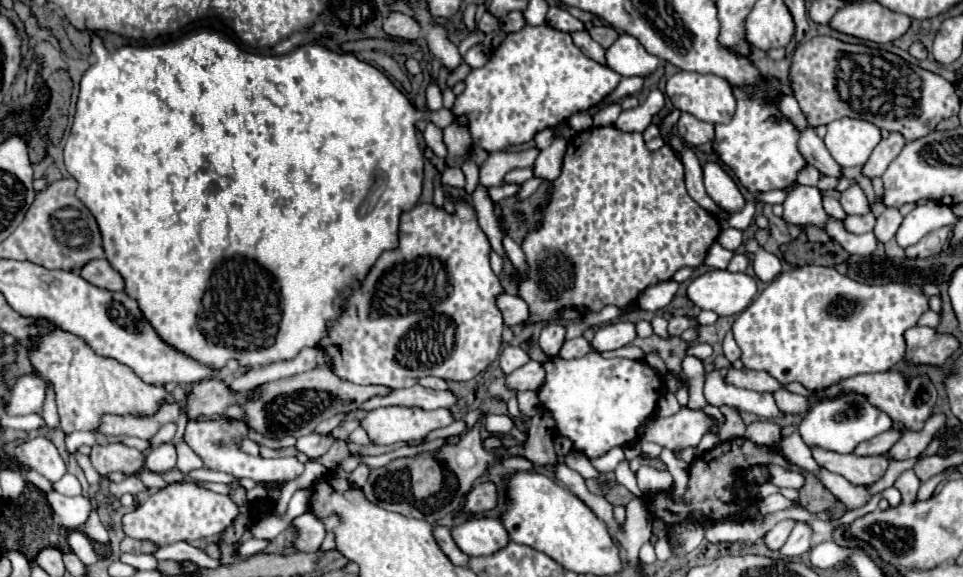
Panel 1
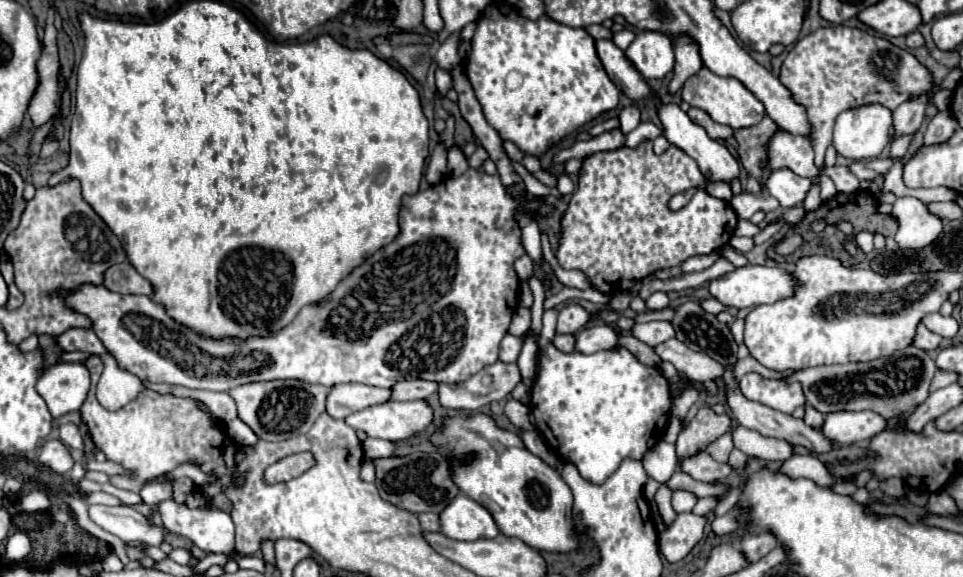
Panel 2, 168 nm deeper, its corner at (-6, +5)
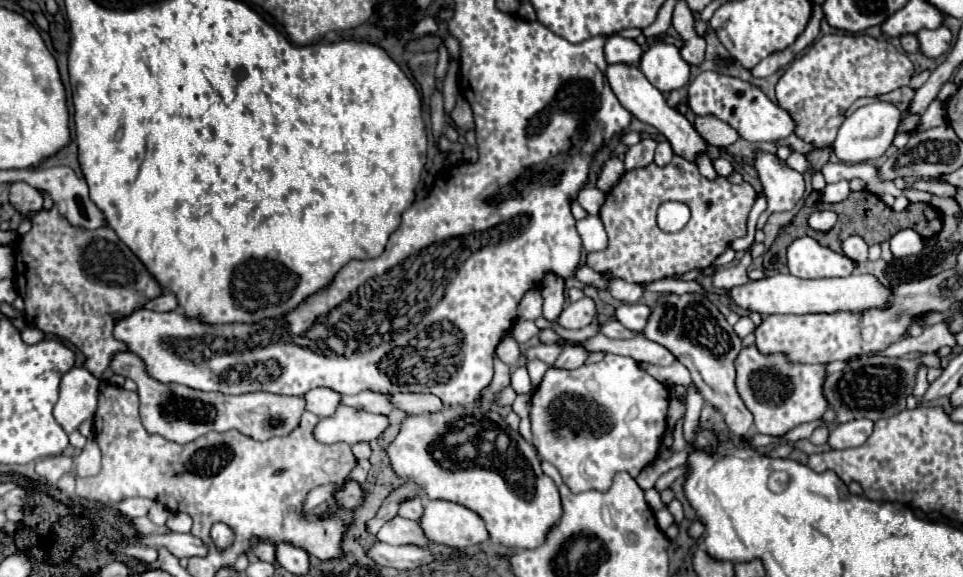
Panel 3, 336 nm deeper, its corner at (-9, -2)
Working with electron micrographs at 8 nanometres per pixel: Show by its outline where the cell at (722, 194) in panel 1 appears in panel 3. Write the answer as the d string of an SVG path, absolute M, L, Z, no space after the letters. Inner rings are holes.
M609 64L607 80L609 80L611 90L619 98L619 102L641 122L655 126L669 140L677 156L685 156L685 160L693 160L693 162L697 162L697 156L707 156L707 144L705 140L701 140L701 134L693 128L693 124L679 110L671 108L665 102L663 94L657 88L653 88L653 84L649 84L649 80L643 76L639 68L629 68L629 64Z

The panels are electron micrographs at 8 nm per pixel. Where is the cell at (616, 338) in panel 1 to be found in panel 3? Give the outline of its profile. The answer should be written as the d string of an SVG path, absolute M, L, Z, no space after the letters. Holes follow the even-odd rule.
M573 344L573 346L565 346L561 356L557 358L555 366L557 368L579 368L585 364L585 360L589 358L589 352L585 352L585 348L581 348L581 344Z

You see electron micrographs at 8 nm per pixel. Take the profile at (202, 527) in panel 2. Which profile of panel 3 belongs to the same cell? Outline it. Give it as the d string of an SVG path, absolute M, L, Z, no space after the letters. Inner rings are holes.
M221 522L213 524L209 534L211 534L211 540L215 542L217 550L227 550L233 544L233 530L227 524L221 524Z

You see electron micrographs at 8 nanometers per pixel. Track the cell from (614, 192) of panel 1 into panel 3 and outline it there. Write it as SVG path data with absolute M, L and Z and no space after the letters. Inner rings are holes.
M673 156L665 168L653 162L645 168L629 170L607 192L599 210L609 236L609 246L599 252L589 252L585 266L599 274L611 274L613 278L637 284L649 284L673 274L707 268L735 238L745 234L747 216L755 198L757 194L751 184L731 184L721 176L717 180L707 180L693 162L687 162L681 156ZM667 200L679 200L691 208L689 224L675 234L667 234L657 226L657 208Z

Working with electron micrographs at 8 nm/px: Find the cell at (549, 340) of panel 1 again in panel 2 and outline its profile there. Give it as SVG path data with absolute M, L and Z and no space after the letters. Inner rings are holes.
M570 303L570 305L560 309L556 333L572 333L574 335L574 333L578 333L580 329L584 329L590 323L590 317L592 315L582 305Z

